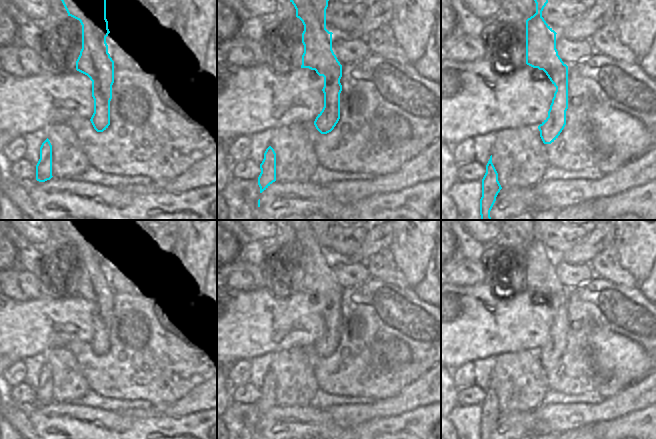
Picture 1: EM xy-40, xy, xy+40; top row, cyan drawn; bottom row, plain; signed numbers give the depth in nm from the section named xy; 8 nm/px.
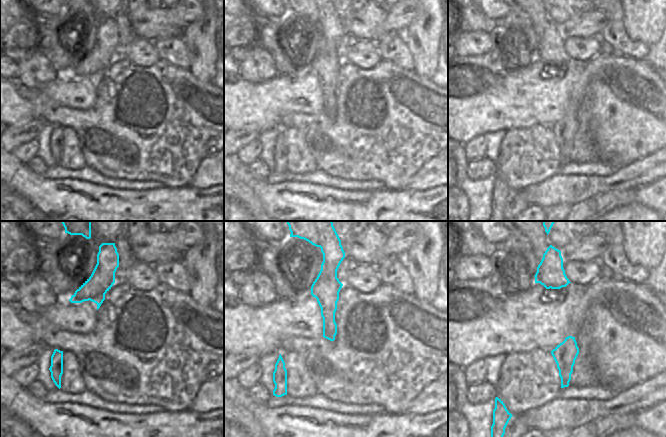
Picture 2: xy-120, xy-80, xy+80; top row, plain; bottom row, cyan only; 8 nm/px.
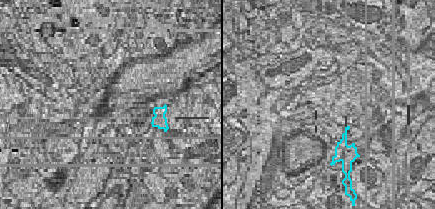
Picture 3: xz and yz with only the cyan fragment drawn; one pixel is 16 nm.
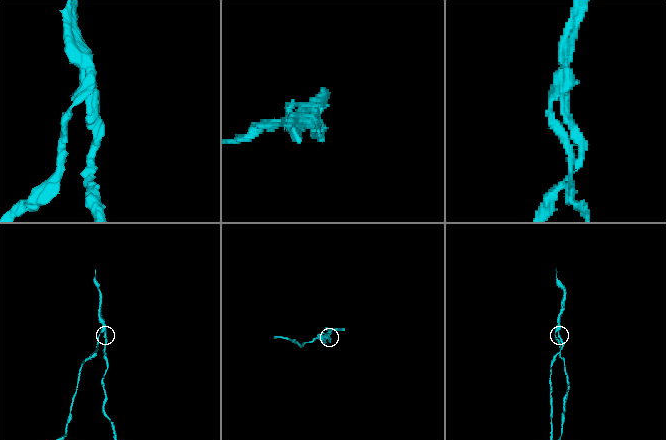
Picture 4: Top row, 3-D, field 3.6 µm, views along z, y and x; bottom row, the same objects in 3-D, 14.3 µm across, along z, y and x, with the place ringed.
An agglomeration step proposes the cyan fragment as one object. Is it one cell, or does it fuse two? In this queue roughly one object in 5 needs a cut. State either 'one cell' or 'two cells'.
two cells

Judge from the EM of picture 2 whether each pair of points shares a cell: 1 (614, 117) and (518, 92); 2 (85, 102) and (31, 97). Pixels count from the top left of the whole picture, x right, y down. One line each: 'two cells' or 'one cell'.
1: one cell
2: one cell

